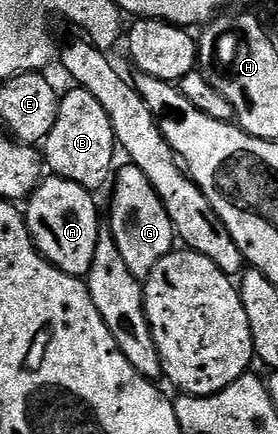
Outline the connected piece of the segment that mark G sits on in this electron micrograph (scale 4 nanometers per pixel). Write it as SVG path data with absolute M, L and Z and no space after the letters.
M129 162L123 164L112 180L114 201L110 204L108 227L116 238L116 246L120 246L120 254L124 254L124 262L128 262L128 270L132 270L136 277L145 278L164 257L175 251L176 233L172 218L166 213L158 191L152 182L148 182L144 170Z

